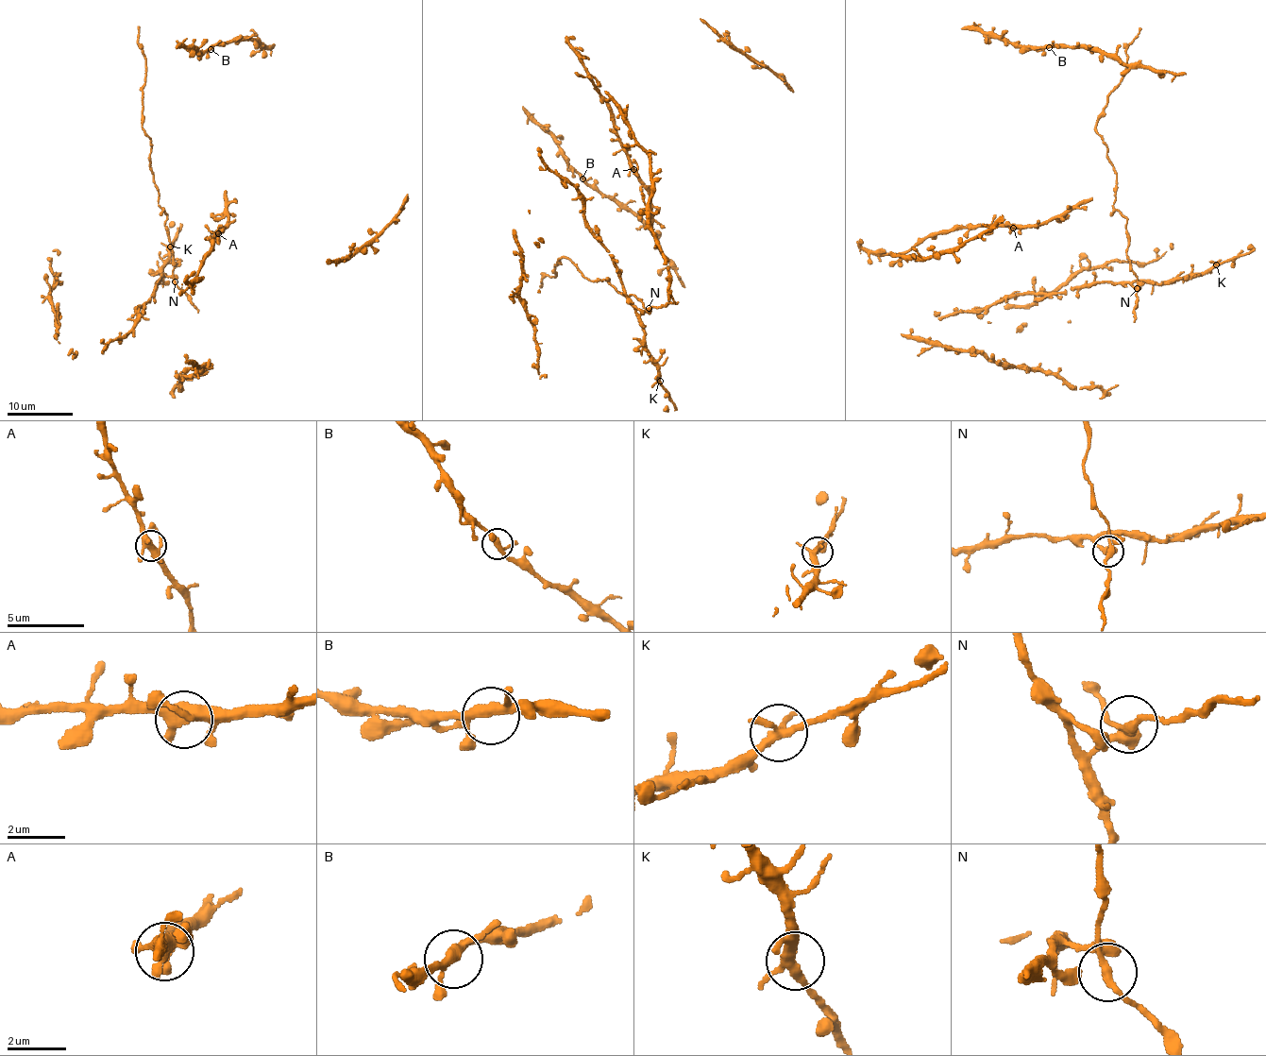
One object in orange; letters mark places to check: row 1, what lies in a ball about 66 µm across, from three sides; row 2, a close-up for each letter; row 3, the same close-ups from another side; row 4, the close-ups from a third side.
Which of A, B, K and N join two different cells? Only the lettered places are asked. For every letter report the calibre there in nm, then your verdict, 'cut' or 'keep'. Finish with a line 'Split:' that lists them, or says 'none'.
A: 420 nm | keep
B: 280 nm | keep
K: 280 nm | keep
N: 240 nm | keep
Split: none

